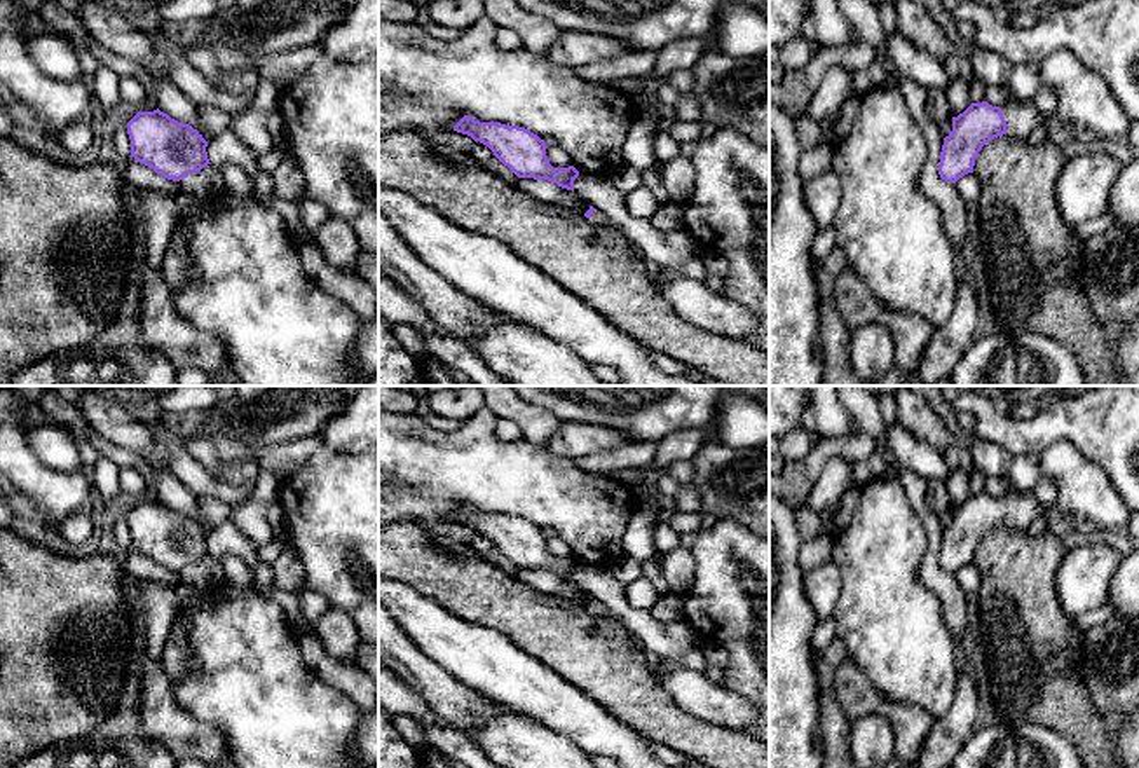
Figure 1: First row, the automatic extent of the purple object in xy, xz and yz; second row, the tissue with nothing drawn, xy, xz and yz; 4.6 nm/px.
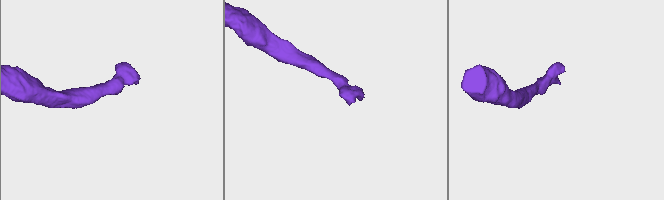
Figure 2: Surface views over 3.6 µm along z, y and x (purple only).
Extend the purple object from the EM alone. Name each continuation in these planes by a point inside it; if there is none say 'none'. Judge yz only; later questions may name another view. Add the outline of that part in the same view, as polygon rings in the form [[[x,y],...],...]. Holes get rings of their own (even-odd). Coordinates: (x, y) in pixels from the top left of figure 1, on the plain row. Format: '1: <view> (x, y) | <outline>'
1: yz (1021, 508) | [[[1013,490],[1001,497],[1001,504],[1006,513],[1006,525],[1012,531],[1026,532],[1031,522],[1038,518],[1040,503],[1034,499],[1031,490]]]

